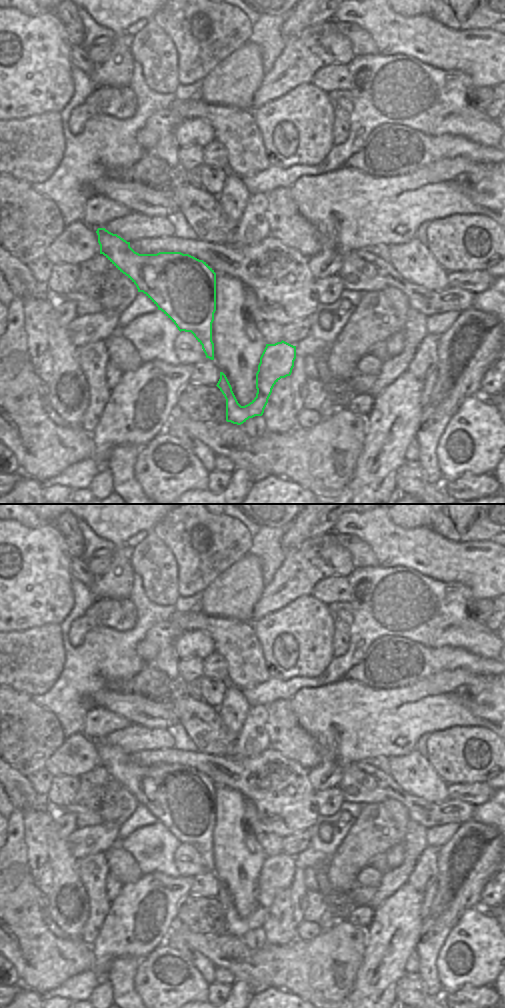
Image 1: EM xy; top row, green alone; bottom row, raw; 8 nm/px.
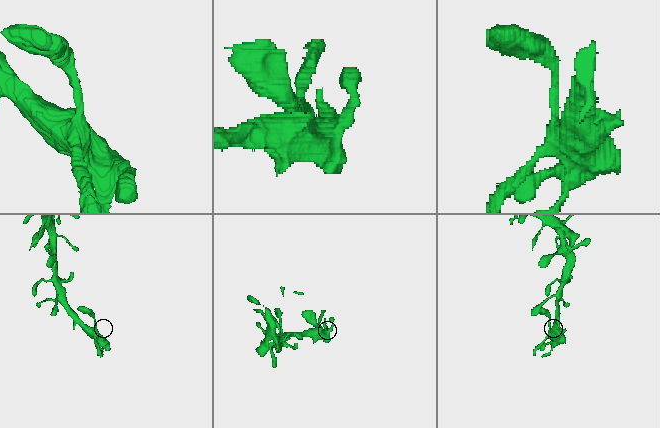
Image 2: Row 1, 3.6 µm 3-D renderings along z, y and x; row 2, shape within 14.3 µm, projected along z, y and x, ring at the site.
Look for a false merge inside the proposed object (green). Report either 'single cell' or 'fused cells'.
single cell

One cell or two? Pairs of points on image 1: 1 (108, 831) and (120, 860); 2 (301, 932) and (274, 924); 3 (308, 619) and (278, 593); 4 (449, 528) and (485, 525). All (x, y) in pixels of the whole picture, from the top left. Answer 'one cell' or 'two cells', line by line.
1: two cells
2: two cells
3: two cells
4: one cell

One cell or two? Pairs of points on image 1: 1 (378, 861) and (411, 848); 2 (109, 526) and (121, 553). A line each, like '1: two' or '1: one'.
1: two
2: one

